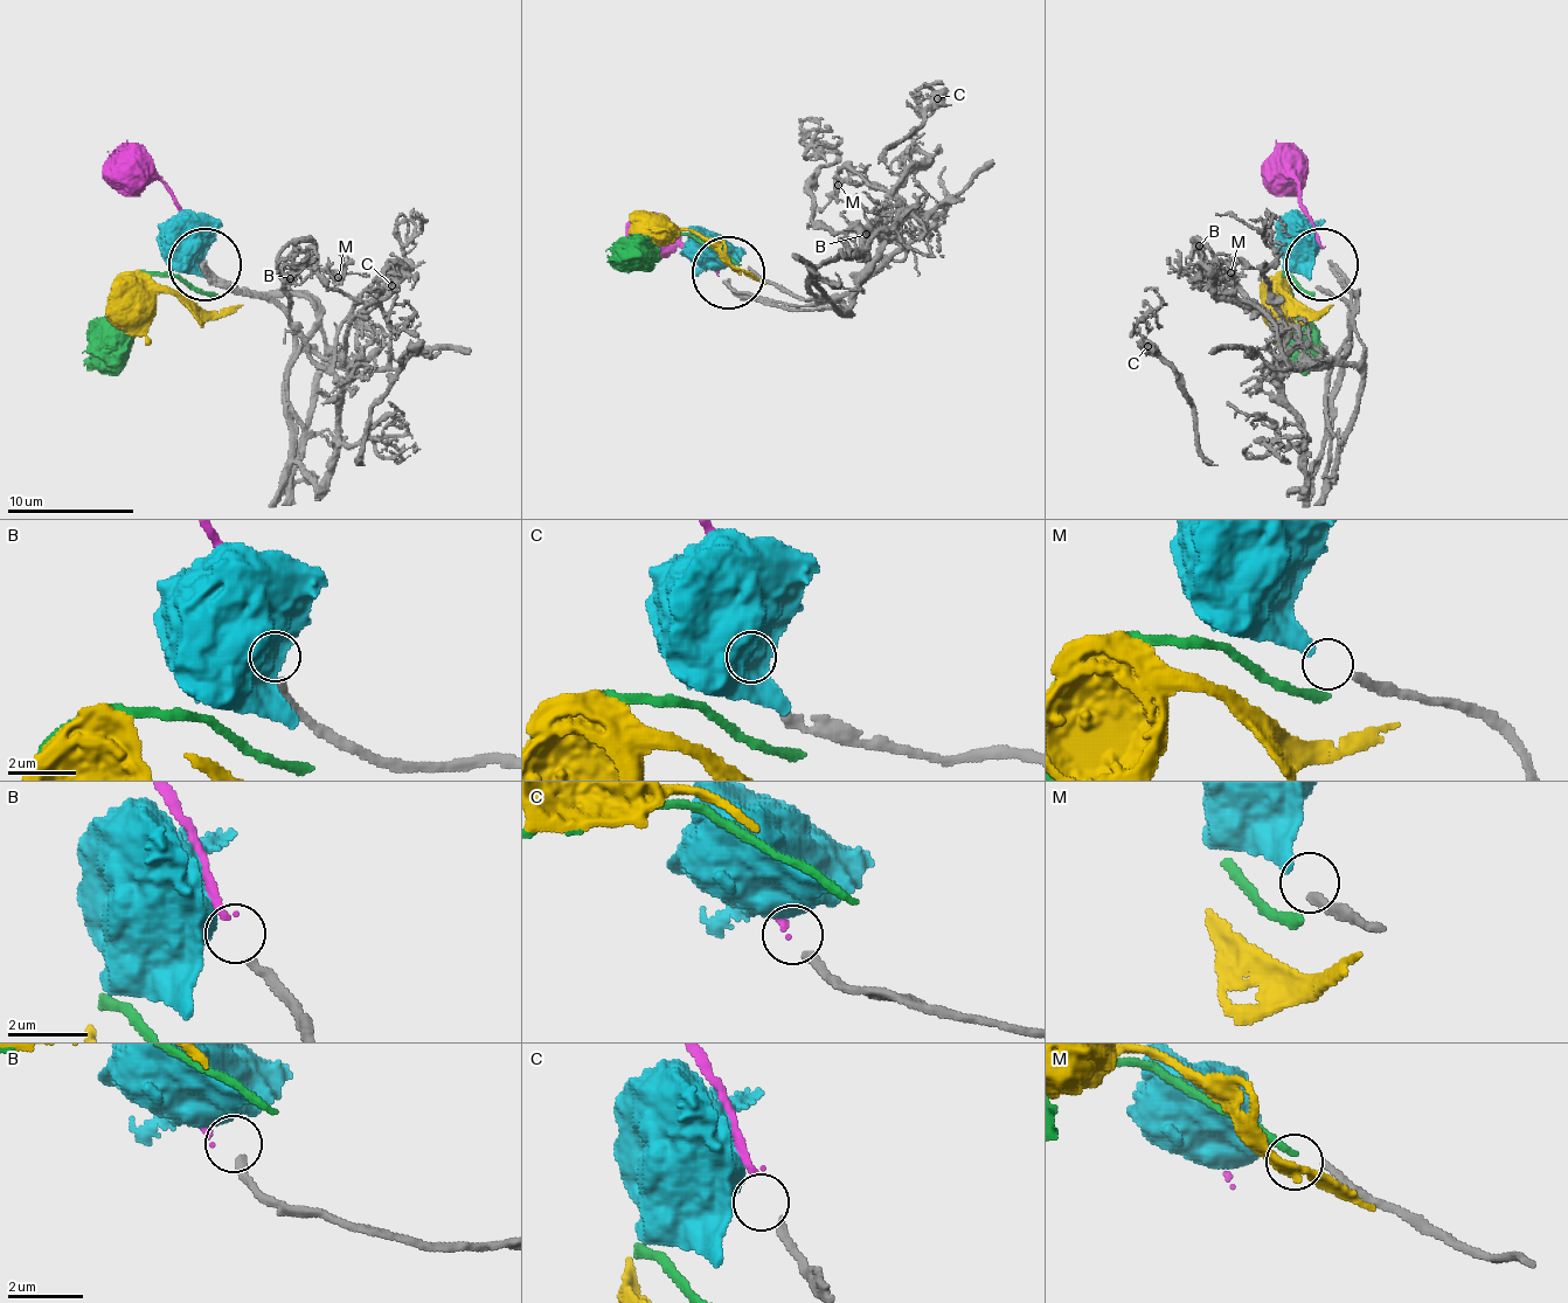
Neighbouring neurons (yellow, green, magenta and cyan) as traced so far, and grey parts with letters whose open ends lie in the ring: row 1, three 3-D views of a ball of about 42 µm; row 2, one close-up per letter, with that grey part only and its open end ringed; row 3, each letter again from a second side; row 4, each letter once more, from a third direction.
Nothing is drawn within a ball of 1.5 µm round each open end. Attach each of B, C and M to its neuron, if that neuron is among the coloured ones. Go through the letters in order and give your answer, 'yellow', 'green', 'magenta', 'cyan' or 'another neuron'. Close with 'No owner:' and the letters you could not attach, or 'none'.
B: another neuron
C: magenta
M: cyan
No owner: B

